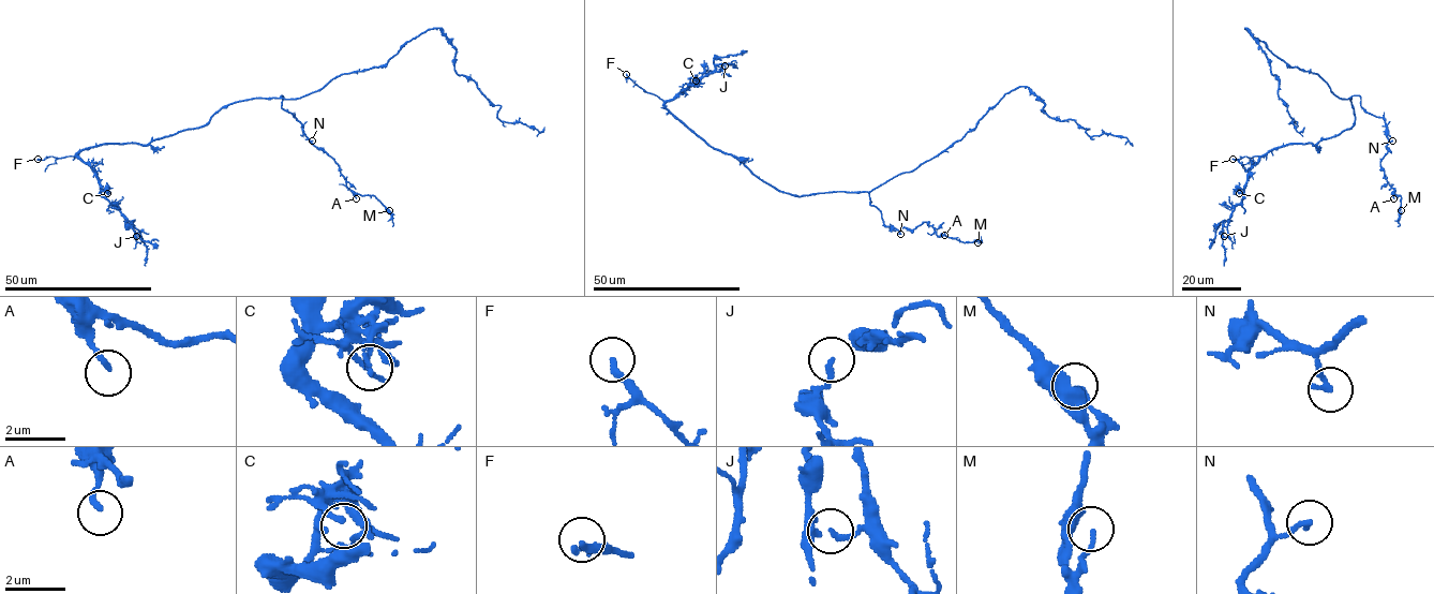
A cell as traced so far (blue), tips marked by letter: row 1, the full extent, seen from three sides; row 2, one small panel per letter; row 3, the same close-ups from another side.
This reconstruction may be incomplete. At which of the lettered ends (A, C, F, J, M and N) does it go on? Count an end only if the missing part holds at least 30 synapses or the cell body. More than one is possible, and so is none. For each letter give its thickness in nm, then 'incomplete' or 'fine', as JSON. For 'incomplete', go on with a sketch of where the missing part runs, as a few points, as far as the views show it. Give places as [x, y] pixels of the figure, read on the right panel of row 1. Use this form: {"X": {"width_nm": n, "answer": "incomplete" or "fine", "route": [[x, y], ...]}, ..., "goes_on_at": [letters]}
{"A": {"width_nm": 180, "answer": "fine"}, "C": {"width_nm": 170, "answer": "fine"}, "F": {"width_nm": 220, "answer": "incomplete", "route": [[1233, 159], [1230, 164], [1243, 168], [1255, 181], [1265, 181]]}, "J": {"width_nm": 110, "answer": "fine"}, "M": {"width_nm": 130, "answer": "fine"}, "N": {"width_nm": 190, "answer": "fine"}, "goes_on_at": ["F"]}

